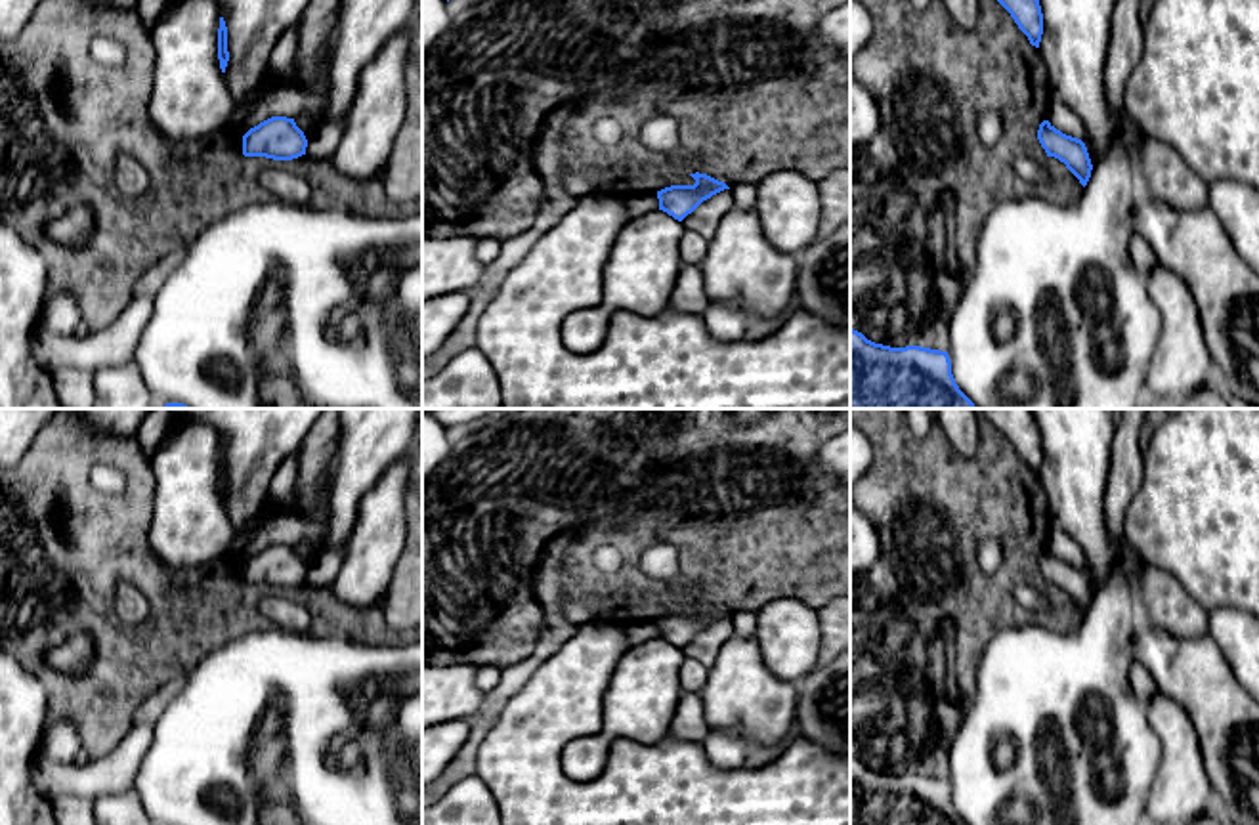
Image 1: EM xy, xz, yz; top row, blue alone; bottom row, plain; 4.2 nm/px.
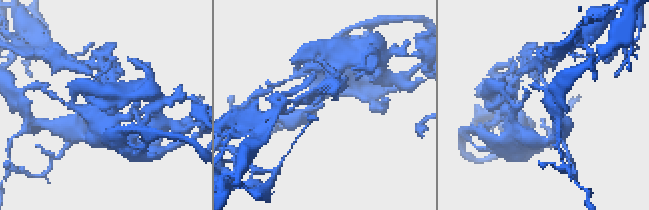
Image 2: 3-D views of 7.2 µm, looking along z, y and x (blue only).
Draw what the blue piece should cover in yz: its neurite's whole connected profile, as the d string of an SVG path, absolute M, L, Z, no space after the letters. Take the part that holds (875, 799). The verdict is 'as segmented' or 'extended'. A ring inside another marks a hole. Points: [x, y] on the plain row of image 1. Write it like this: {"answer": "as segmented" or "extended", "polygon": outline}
{"answer": "as segmented", "polygon": "M850 756L850 825L967 825L951 802L948 779L906 773L890 775Z"}

